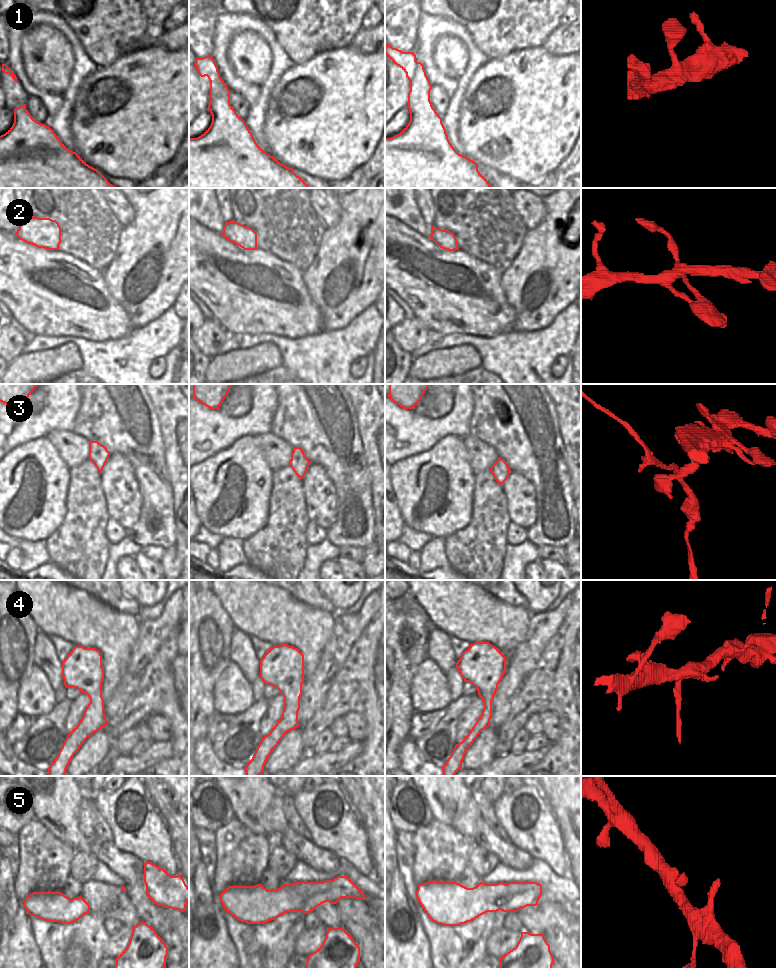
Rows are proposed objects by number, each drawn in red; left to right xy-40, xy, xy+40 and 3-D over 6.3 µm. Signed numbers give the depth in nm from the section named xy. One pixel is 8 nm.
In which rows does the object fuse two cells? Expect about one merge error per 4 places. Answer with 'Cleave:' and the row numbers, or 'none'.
Cleave: 1.

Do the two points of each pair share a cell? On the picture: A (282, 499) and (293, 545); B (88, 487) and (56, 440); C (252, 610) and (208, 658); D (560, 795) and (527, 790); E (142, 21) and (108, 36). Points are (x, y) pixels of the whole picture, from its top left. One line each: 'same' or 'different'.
A: same
B: different
C: different
D: different
E: same

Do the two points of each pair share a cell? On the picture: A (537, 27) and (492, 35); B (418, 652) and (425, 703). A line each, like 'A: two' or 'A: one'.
A: one
B: two

